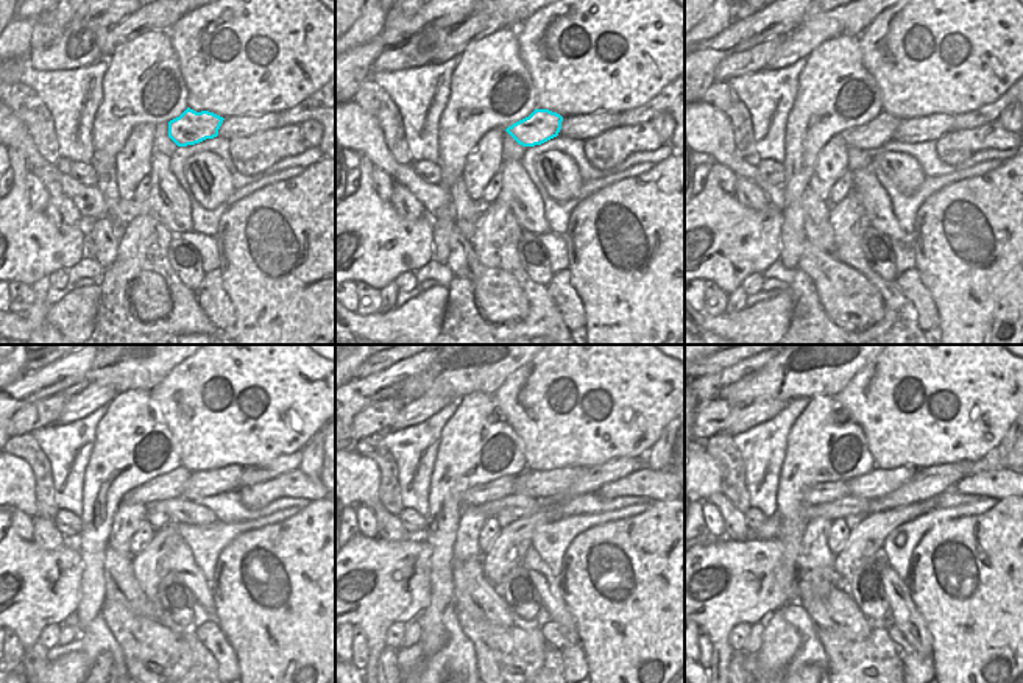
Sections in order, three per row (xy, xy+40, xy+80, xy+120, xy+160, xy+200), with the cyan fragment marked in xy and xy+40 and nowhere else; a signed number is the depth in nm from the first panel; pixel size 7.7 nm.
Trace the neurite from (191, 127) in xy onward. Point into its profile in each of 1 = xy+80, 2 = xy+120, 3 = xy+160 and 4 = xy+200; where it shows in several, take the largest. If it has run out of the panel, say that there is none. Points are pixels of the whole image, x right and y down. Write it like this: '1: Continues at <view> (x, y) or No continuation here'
1: Continues at xy+80 (872, 136)
2: Continues at xy+120 (169, 485)
3: Continues at xy+160 (502, 487)
4: Continues at xy+200 (828, 491).

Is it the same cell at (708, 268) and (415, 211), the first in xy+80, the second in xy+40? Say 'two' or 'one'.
two

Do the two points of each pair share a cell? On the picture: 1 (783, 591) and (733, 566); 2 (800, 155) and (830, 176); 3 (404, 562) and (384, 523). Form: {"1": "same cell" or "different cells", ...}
{"1": "same cell", "2": "different cells", "3": "different cells"}

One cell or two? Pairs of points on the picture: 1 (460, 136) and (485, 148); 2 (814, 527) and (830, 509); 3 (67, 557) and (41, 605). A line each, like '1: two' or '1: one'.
1: two
2: two
3: one

